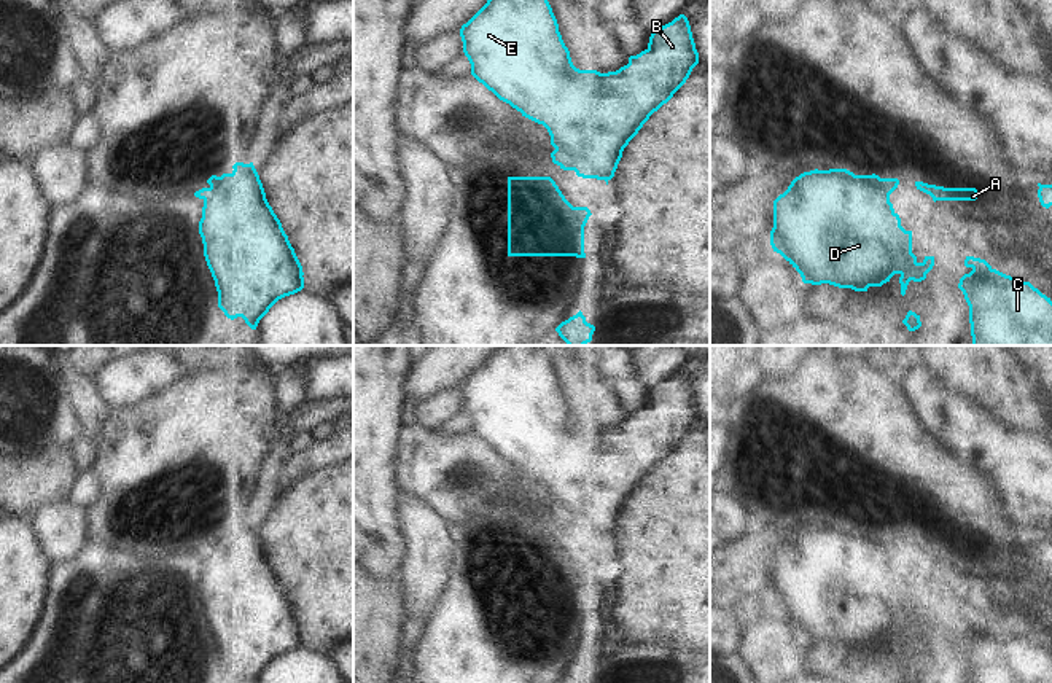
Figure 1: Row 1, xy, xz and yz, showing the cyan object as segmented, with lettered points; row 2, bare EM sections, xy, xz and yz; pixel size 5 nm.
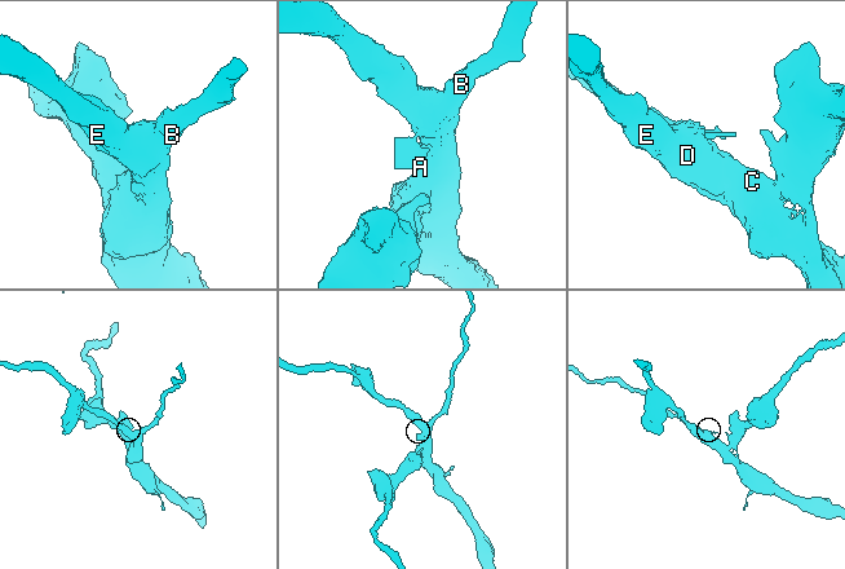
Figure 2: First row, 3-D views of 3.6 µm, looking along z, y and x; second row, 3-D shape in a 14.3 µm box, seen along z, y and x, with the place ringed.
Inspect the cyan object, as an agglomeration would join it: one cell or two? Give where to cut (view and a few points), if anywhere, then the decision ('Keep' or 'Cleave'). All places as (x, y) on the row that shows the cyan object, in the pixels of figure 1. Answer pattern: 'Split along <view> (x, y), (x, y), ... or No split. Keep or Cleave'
Split along xy (215, 183), (212, 199), (204, 201). Cleave

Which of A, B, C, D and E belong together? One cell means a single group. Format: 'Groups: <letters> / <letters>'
Groups: A / B C D E

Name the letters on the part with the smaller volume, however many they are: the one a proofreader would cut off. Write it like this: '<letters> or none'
A

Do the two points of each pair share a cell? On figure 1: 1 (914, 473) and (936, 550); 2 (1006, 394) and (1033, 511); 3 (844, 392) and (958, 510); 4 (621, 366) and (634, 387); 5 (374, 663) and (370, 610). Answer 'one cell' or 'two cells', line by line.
1: one cell
2: two cells
3: one cell
4: one cell
5: one cell

